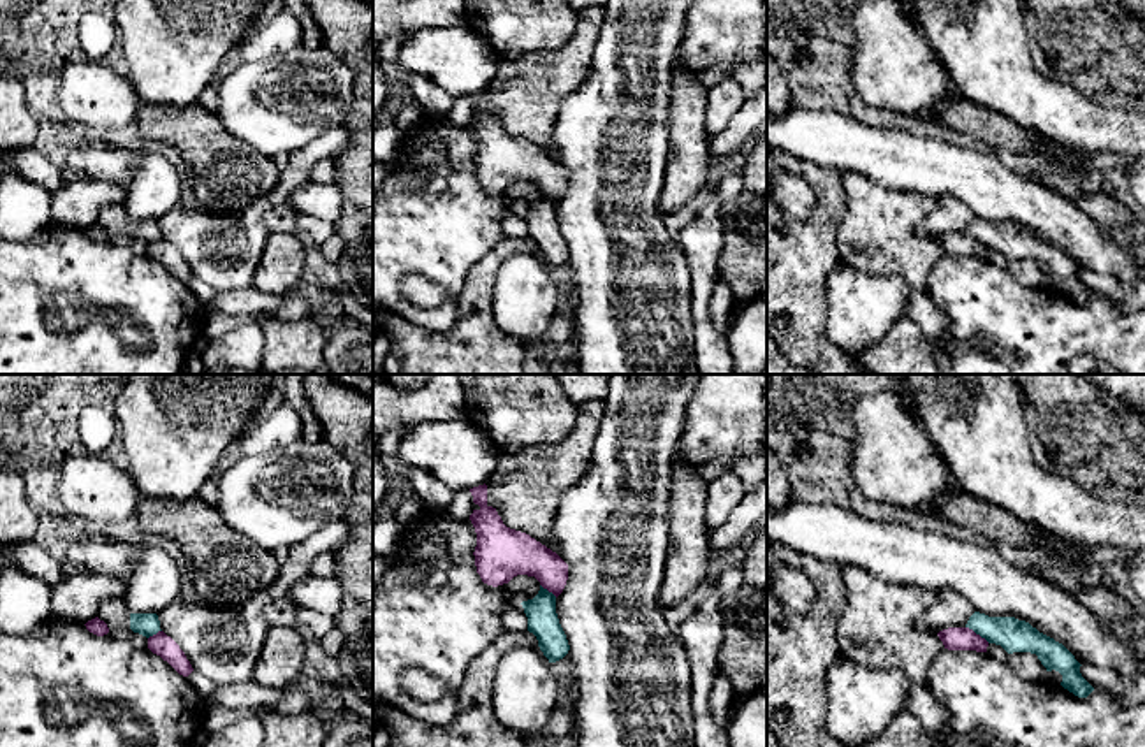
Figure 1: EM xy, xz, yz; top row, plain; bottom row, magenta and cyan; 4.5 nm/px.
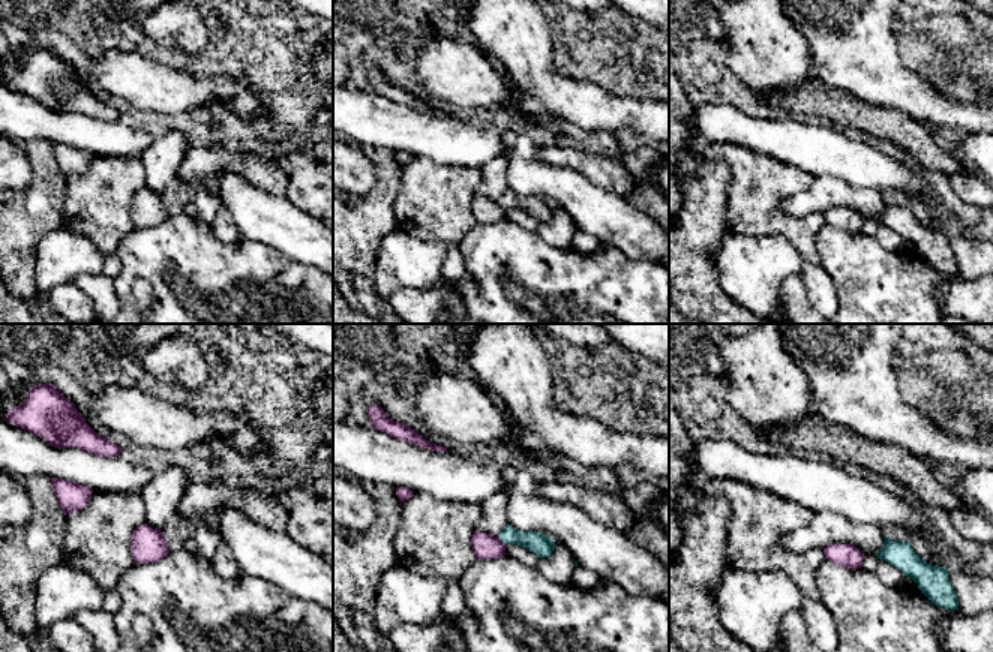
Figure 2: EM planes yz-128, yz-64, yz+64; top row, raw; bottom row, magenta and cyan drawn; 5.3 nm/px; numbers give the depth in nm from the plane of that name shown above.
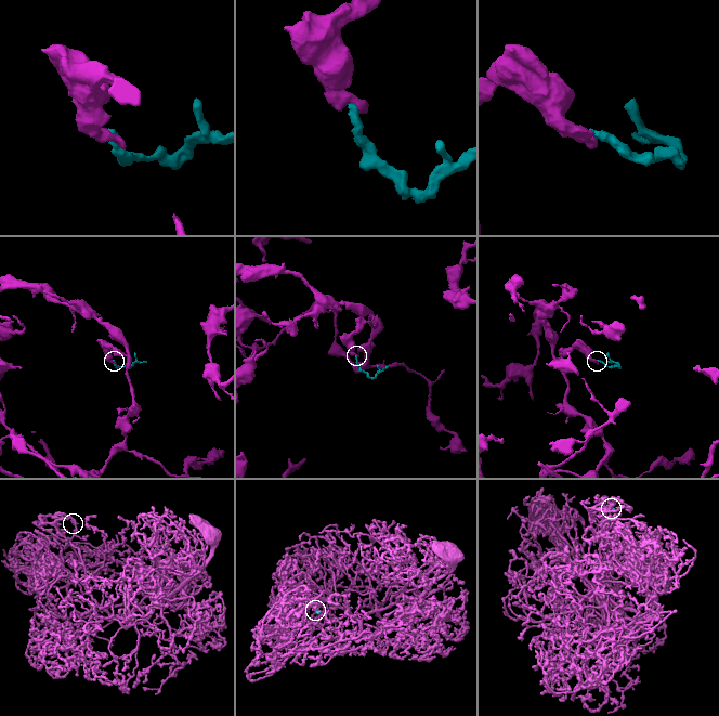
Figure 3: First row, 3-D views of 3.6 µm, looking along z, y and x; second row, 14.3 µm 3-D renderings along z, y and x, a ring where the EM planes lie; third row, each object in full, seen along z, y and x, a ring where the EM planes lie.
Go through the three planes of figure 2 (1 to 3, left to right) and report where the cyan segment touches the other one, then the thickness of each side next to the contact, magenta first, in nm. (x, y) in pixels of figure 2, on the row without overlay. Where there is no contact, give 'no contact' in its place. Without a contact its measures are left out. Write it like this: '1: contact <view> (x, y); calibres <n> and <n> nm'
1: no contact
2: no contact
3: no contact

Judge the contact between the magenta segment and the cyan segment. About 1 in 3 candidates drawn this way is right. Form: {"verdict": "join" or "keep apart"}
{"verdict": "keep apart"}

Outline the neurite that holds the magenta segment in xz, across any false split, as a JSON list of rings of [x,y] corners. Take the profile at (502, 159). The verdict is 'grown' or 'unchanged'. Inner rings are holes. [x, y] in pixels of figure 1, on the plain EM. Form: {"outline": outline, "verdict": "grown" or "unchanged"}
{"outline": [[[485,90],[470,98],[480,112],[470,127],[477,139],[473,162],[482,188],[498,193],[517,181],[528,181],[558,204],[568,186],[568,170],[529,141],[507,134],[496,114],[487,111]]], "verdict": "unchanged"}

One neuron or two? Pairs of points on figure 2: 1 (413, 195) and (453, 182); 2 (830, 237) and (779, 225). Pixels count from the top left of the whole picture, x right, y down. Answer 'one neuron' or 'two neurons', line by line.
1: one neuron
2: two neurons

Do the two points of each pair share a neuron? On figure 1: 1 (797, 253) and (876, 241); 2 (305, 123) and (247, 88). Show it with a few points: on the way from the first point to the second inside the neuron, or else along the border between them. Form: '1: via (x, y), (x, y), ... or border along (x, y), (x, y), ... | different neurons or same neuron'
1: border along (843, 208), (836, 231), (838, 261) | different neurons
2: via (291, 109), (285, 104), (261, 102) | same neuron

